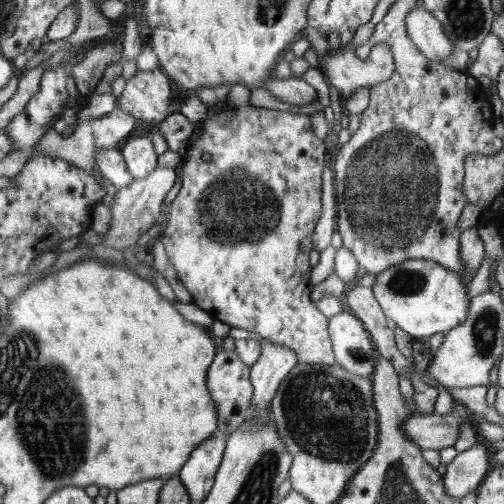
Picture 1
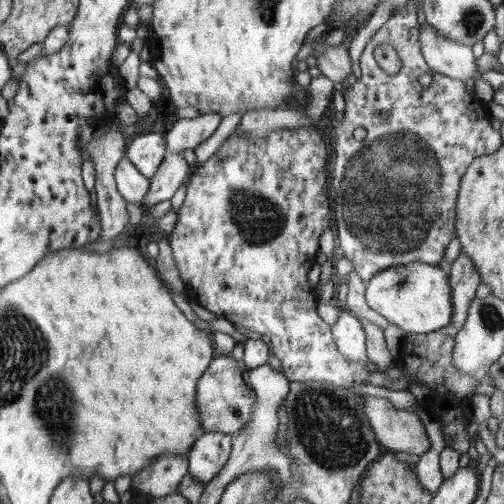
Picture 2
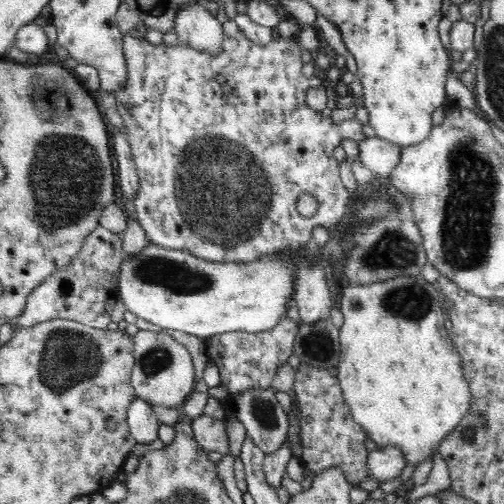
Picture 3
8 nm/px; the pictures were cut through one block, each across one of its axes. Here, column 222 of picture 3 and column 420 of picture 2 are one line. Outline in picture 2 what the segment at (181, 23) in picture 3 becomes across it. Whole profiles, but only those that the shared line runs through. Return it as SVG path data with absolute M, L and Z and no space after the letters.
M419 22L417 24L417 36L421 42L421 54L425 58L425 64L431 72L437 72L445 78L455 78L455 80L471 80L475 82L475 90L473 94L481 100L481 102L491 102L495 90L491 90L489 82L485 82L481 78L481 74L477 72L475 66L475 58L471 54L471 46L465 44L457 44L449 38L443 38L435 32L433 26L429 26L427 22Z

